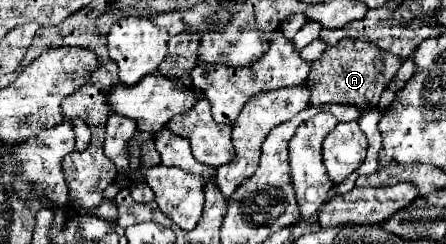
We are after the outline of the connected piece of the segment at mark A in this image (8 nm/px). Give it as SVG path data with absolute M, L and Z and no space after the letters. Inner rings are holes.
M344 38L336 46L328 46L324 54L312 62L312 70L308 76L308 88L312 90L310 104L328 104L328 102L338 102L338 104L352 104L360 106L362 114L369 112L378 106L382 90L388 88L396 72L400 70L404 60L400 56L390 54L374 44L354 40L354 38ZM374 60L382 60L382 70L376 68Z

